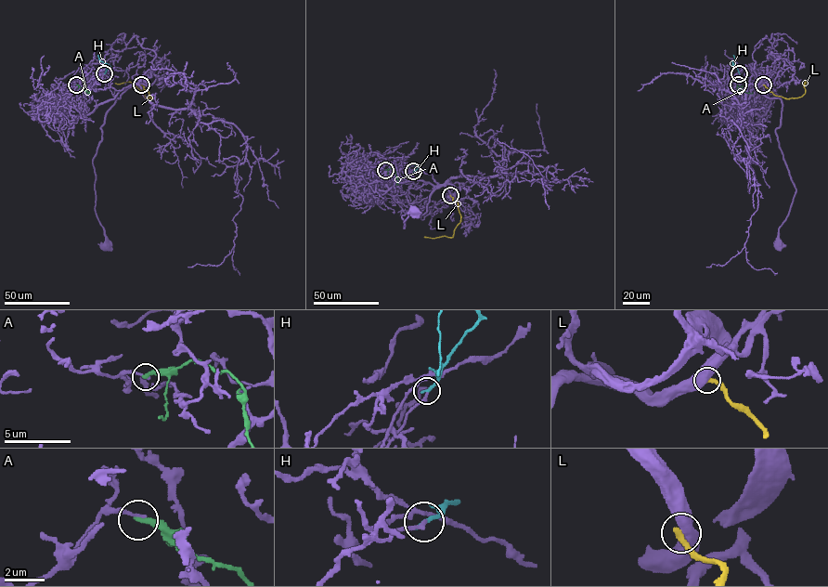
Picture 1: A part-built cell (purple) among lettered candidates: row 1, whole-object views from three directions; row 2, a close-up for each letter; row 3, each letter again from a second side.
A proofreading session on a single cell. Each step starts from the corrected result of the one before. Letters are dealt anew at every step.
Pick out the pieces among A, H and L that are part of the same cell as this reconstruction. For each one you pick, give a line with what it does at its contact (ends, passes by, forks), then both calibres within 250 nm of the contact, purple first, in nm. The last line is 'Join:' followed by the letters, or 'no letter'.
Join: no letter

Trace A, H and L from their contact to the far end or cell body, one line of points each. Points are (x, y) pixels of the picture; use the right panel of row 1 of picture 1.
A: (738, 84), (738, 91), (752, 92)
H: (739, 73), (732, 63), (733, 55)
L: (763, 84), (776, 96), (789, 98), (804, 94), (804, 83)

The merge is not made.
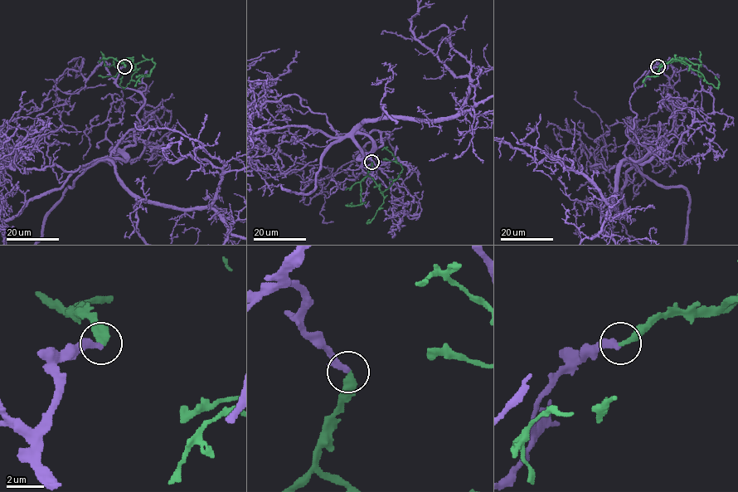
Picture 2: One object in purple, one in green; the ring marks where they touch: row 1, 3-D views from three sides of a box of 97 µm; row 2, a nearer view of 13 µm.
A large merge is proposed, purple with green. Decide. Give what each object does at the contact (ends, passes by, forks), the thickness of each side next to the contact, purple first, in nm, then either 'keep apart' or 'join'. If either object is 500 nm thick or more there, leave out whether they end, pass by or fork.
purple ends; green ends; calibres 340 and 360 nm; join

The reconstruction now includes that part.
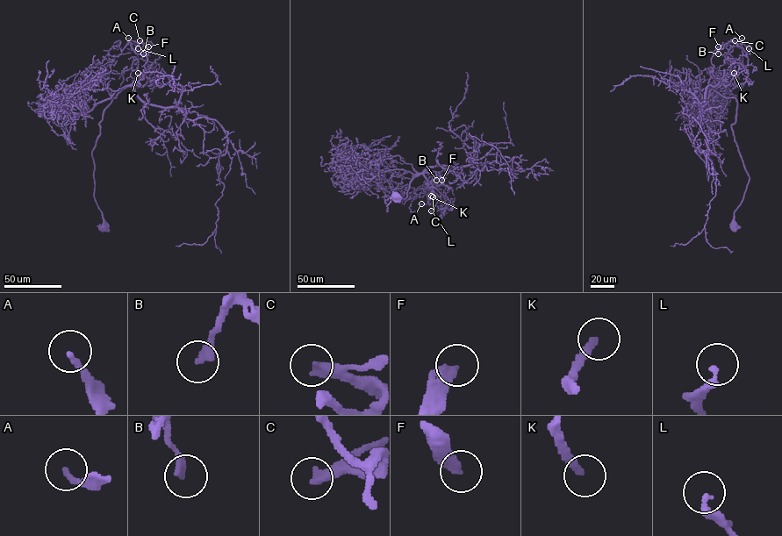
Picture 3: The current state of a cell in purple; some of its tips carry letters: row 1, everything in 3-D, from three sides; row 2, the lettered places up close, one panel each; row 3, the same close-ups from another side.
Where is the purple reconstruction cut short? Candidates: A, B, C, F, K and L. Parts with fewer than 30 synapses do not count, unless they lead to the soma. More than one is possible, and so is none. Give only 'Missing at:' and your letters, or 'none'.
Missing at: F, K

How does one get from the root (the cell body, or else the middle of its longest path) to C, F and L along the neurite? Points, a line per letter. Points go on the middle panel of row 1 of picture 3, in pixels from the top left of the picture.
C: (398, 196), (387, 210), (385, 201), (393, 193), (404, 199), (426, 170), (441, 173), (428, 179), (433, 196)
F: (398, 196), (387, 210), (385, 201), (393, 193), (404, 199), (409, 182), (419, 174), (437, 171), (441, 180)
L: (398, 196), (387, 210), (415, 177), (441, 173), (428, 179), (431, 210)

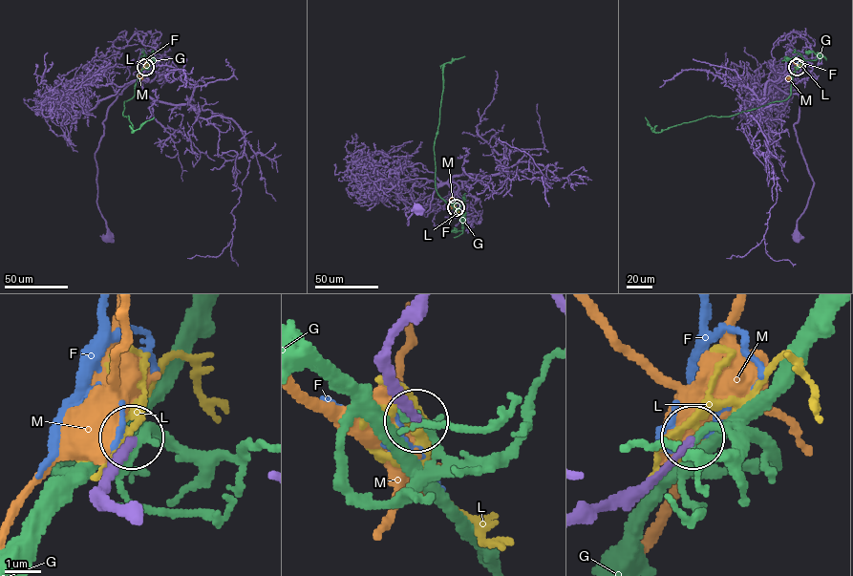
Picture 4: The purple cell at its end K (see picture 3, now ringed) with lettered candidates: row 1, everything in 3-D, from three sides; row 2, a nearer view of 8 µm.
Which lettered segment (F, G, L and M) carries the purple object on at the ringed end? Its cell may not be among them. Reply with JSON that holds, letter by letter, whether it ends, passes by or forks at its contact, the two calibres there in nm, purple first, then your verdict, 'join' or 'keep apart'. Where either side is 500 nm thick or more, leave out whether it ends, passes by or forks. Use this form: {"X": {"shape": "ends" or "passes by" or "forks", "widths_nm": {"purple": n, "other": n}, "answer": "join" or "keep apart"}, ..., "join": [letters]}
{"F": {"shape": "passes by", "widths_nm": {"purple": 280, "other": 140}, "answer": "keep apart"}, "G": {"shape": "passes by", "widths_nm": {"purple": 280, "other": 240}, "answer": "keep apart"}, "L": {"shape": "passes by", "widths_nm": {"purple": 320, "other": 120}, "answer": "keep apart"}, "M": {"widths_nm": {"purple": 320, "other": 700}, "answer": "keep apart"}, "join": []}

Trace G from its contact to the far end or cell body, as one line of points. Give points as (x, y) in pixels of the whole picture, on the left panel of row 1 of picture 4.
G: (145, 67), (136, 82), (135, 95), (124, 101), (122, 115), (129, 116), (133, 132), (154, 117)

